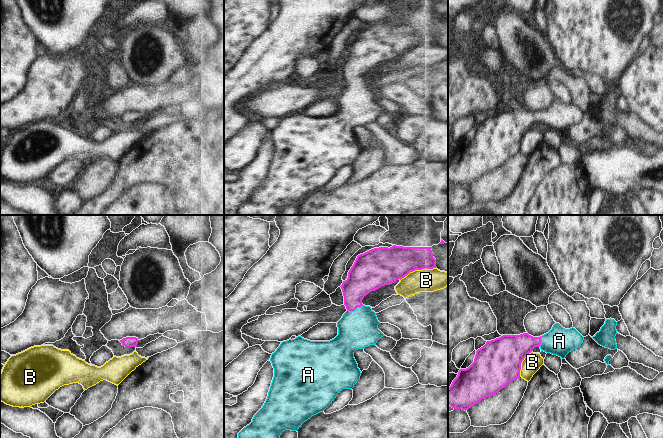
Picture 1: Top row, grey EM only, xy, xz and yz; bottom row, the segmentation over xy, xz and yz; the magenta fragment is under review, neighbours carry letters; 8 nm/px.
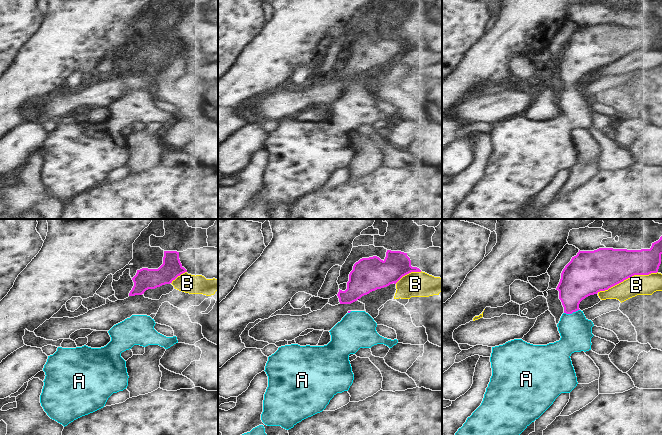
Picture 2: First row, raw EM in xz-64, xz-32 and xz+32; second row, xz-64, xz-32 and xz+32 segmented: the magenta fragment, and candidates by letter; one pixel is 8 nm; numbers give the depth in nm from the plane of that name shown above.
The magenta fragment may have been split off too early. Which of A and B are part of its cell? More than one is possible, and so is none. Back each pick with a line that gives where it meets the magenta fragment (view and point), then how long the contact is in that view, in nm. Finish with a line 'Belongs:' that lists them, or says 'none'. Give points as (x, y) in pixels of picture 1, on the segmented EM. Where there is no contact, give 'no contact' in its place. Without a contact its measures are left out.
A: meets magenta in xz at (355, 308); contact 140 nm long
Belongs: A

